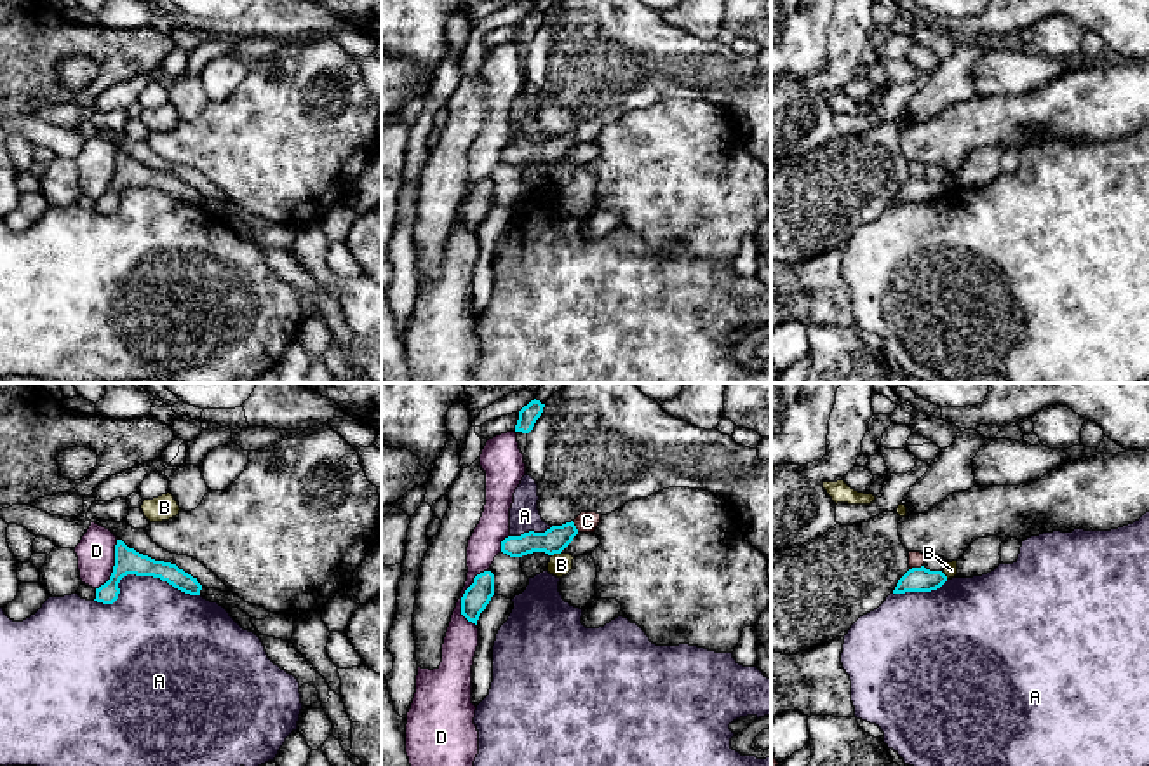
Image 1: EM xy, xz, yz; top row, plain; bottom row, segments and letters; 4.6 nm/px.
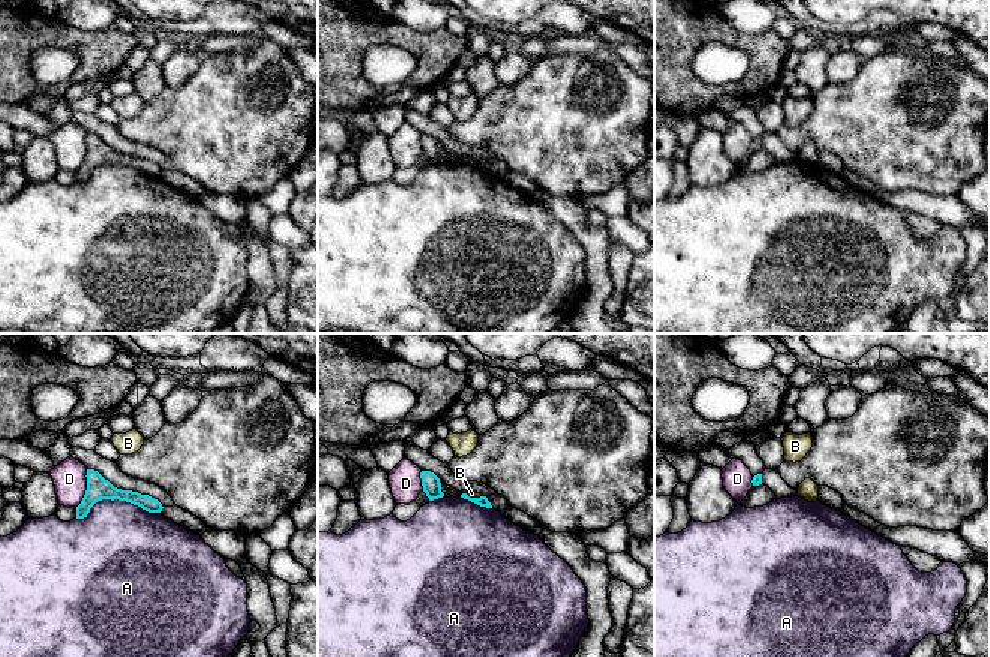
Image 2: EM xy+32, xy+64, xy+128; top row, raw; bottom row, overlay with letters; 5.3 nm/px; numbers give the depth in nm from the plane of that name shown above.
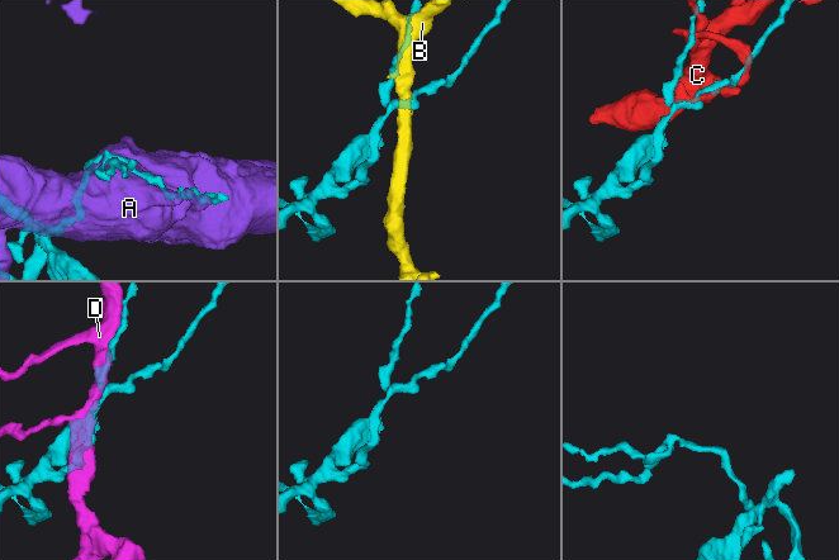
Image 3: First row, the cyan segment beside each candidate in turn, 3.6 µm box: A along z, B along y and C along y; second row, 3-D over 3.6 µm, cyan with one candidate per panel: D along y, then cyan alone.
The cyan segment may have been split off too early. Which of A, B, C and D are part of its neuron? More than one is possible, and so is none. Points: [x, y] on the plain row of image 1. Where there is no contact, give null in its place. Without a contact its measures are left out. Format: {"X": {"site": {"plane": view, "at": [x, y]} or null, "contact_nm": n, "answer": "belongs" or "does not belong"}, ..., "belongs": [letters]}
{"A": {"site": {"plane": "xy", "at": [140, 185]}, "contact_nm": 480, "answer": "does not belong"}, "B": {"site": {"plane": "xz", "at": [556, 162]}, "contact_nm": 50, "answer": "does not belong"}, "C": {"site": {"plane": "xz", "at": [575, 136]}, "contact_nm": 70, "answer": "does not belong"}, "D": {"site": {"plane": "xz", "at": [463, 206]}, "contact_nm": 280, "answer": "does not belong"}, "belongs": []}

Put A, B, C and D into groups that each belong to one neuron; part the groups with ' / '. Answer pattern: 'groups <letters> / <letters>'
groups A / B / C / D

